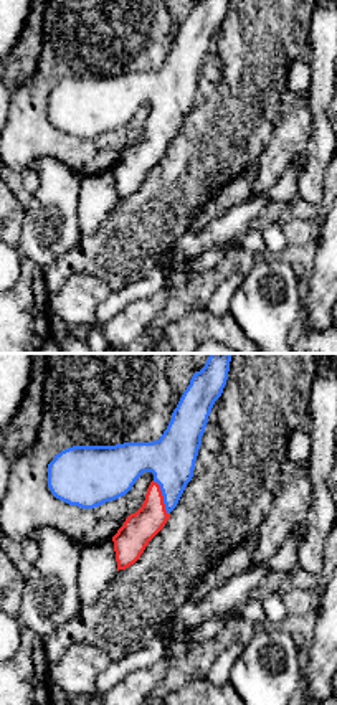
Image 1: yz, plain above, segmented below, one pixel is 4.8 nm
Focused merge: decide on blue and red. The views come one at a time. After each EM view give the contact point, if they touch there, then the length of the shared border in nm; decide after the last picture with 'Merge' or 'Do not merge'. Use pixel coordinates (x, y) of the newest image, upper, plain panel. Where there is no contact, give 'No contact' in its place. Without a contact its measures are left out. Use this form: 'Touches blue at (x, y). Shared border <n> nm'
Touches blue at (164, 127). Shared border 190 nm

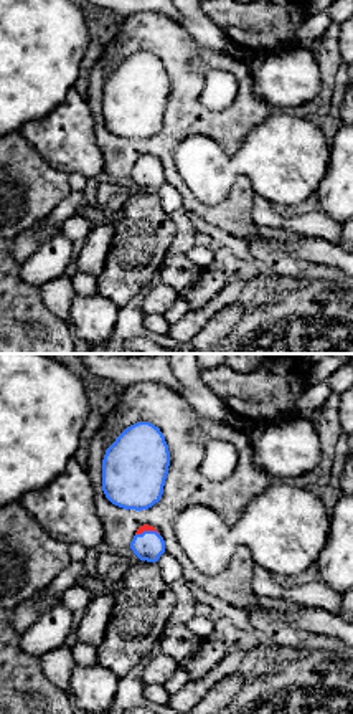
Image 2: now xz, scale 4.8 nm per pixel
Touches blue at (147, 161). Shared border 120 nm

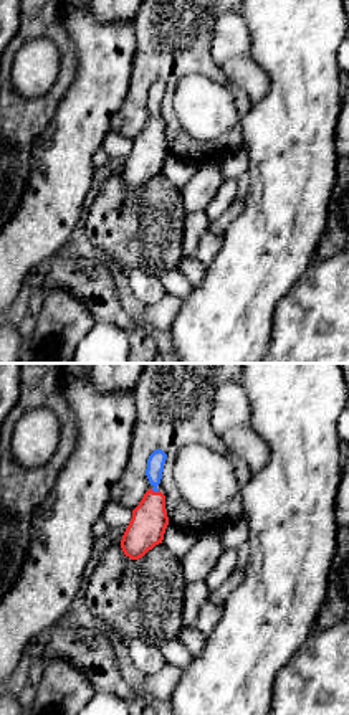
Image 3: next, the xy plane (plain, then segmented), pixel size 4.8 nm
Touches blue at (156, 121). Shared border 50 nm

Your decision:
Merge

